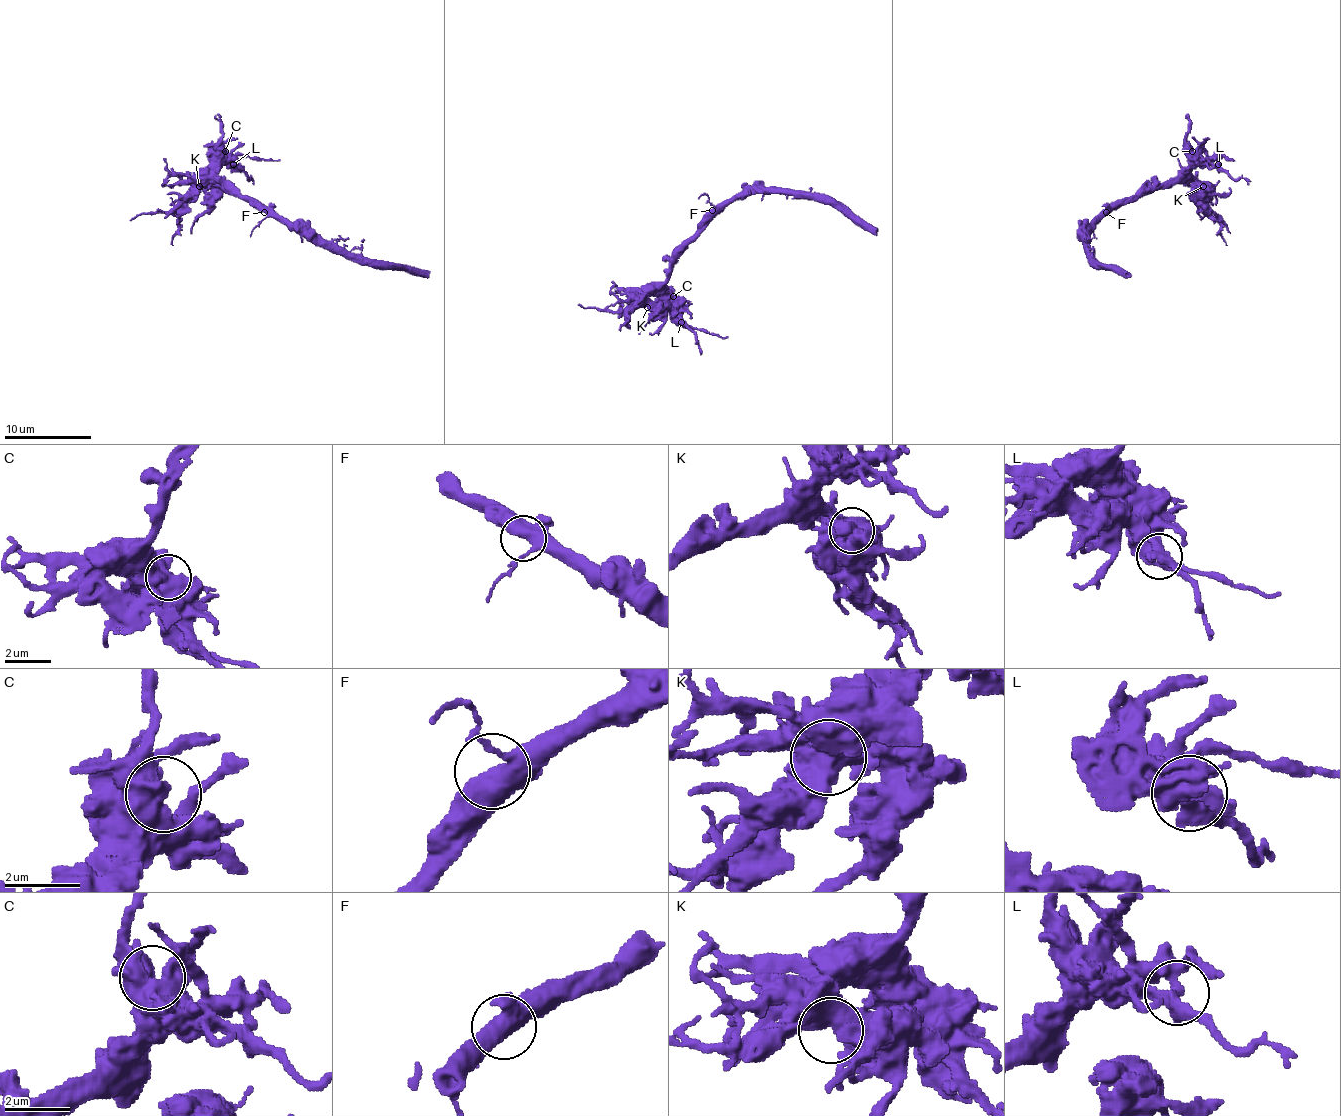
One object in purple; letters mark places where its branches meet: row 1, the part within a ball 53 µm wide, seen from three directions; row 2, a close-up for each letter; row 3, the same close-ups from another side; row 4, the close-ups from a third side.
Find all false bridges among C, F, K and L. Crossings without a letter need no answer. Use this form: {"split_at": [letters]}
{"split_at": []}

